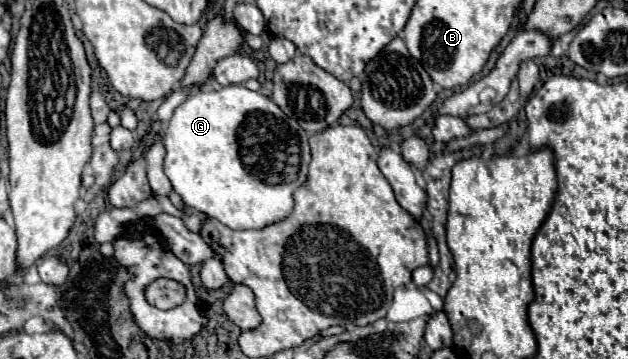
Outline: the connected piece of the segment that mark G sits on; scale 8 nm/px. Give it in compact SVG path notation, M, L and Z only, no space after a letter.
M227 85L219 91L193 91L173 113L165 135L165 175L187 207L219 219L231 229L261 229L293 213L293 191L307 179L311 149L305 129L289 119L265 95L245 85Z

